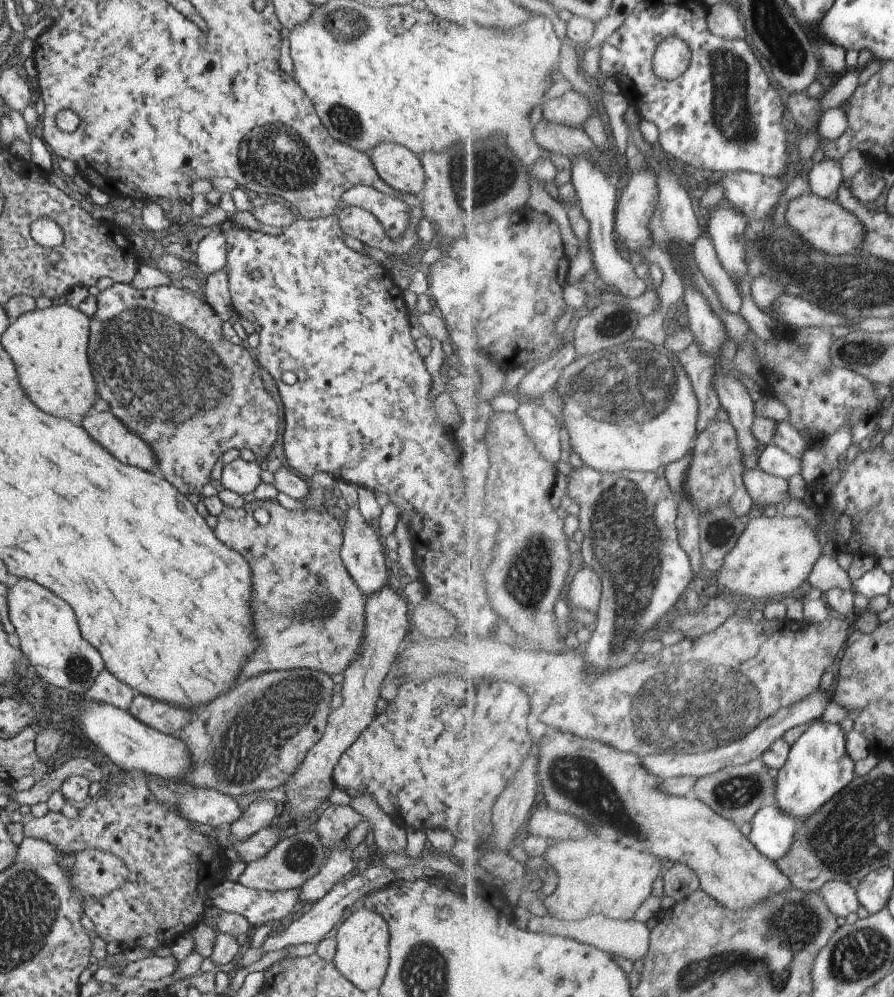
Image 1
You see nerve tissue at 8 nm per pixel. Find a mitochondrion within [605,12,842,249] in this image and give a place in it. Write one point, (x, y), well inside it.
(732, 119)

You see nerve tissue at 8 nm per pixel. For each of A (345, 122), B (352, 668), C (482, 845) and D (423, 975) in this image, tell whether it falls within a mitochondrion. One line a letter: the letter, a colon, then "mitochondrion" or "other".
A: mitochondrion
B: other
C: other
D: mitochondrion

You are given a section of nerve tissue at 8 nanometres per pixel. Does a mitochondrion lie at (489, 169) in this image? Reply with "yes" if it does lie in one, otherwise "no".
yes

